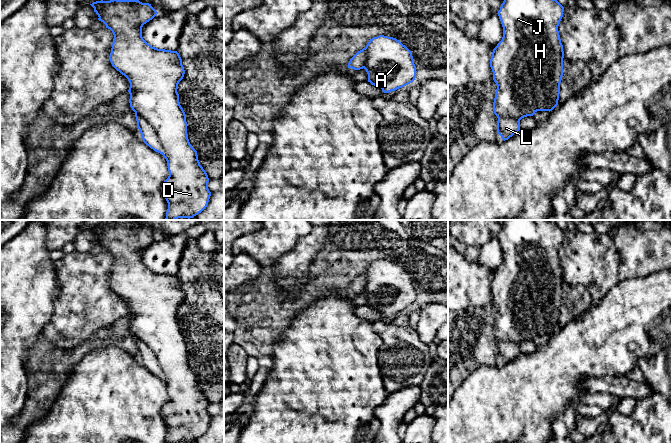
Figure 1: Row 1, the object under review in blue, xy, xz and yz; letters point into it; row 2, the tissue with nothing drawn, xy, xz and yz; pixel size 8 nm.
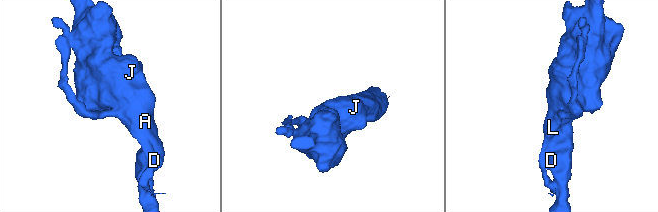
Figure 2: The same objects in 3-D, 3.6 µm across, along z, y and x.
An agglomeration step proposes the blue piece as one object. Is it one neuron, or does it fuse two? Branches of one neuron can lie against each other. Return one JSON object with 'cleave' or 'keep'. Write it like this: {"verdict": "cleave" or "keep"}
{"verdict": "keep"}

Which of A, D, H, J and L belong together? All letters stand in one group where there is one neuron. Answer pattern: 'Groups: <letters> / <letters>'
Groups: A D H J L

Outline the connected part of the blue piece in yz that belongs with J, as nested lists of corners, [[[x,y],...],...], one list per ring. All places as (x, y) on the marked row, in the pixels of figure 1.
[[[504,0],[498,16],[503,27],[502,40],[493,49],[490,67],[497,85],[493,111],[497,116],[497,135],[505,141],[520,130],[520,120],[537,111],[552,111],[557,105],[563,76],[564,51],[558,26],[564,7],[557,0]]]

